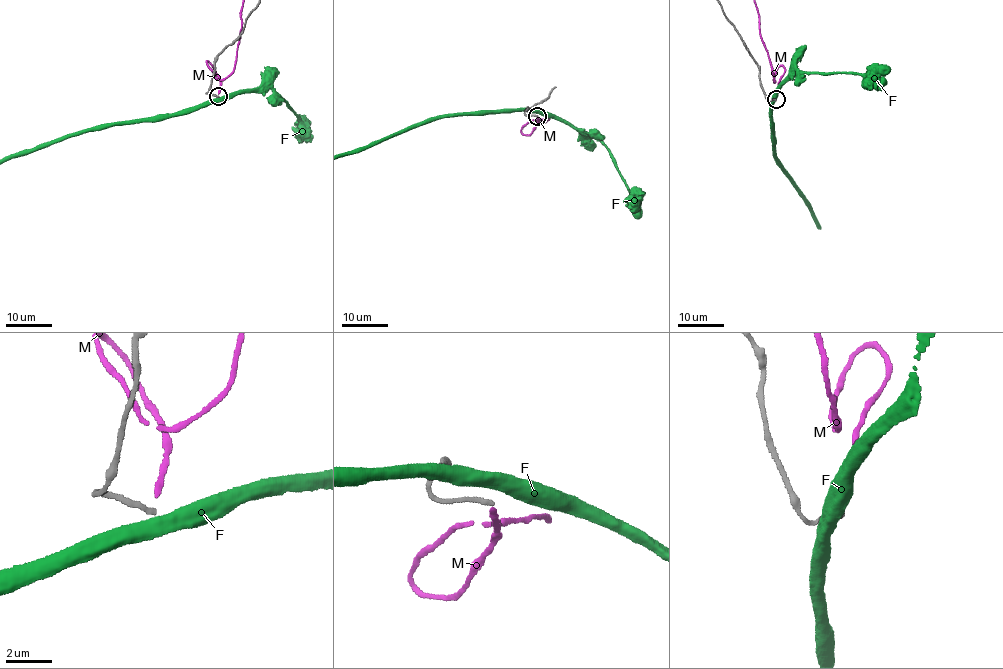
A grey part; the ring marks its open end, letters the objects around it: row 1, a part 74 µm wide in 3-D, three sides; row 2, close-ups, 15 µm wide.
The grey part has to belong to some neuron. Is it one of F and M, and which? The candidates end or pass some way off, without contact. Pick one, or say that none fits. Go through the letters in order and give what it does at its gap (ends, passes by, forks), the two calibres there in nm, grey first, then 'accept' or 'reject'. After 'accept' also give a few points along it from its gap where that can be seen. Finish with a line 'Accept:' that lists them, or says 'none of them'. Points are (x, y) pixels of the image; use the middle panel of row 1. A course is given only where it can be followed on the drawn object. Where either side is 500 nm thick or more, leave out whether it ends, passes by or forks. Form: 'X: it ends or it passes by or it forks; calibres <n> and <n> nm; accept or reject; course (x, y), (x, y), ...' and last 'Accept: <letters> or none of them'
F: calibres 200 and 550 nm; reject
M: it ends; calibres 200 and 200 nm; reject
Accept: none of them

